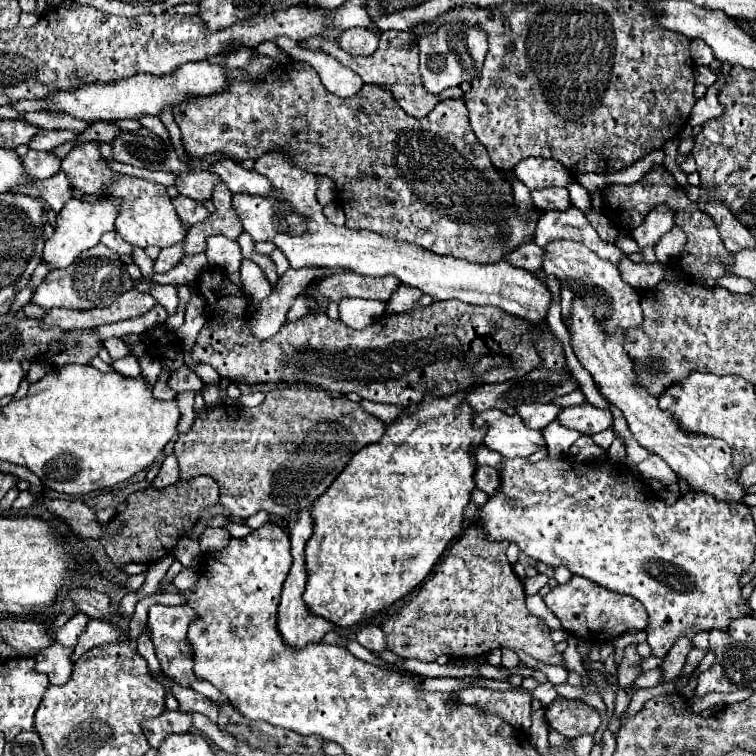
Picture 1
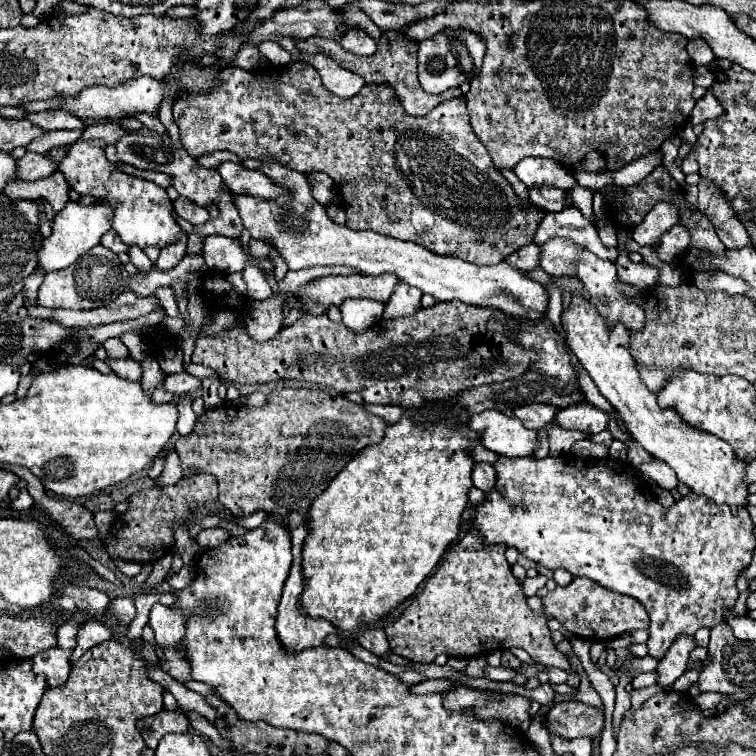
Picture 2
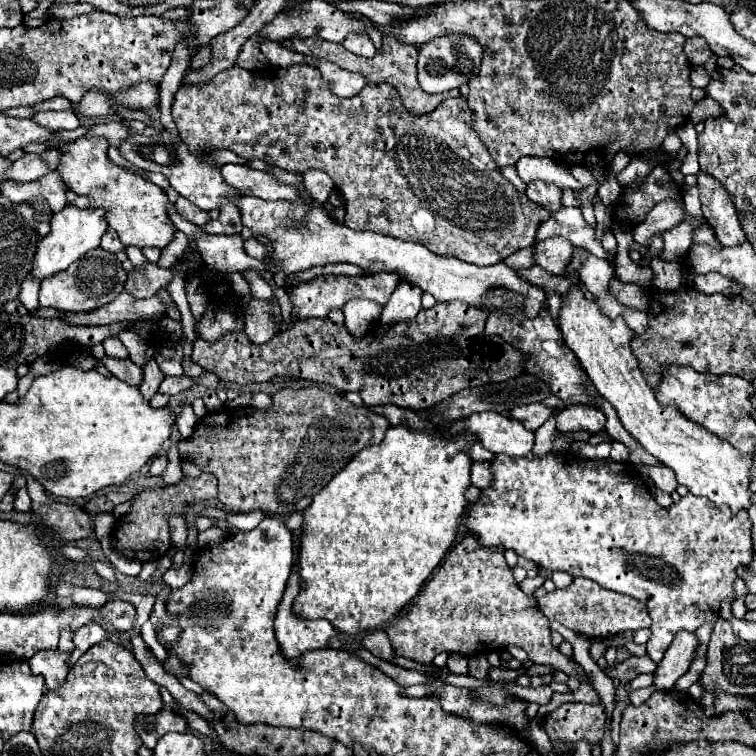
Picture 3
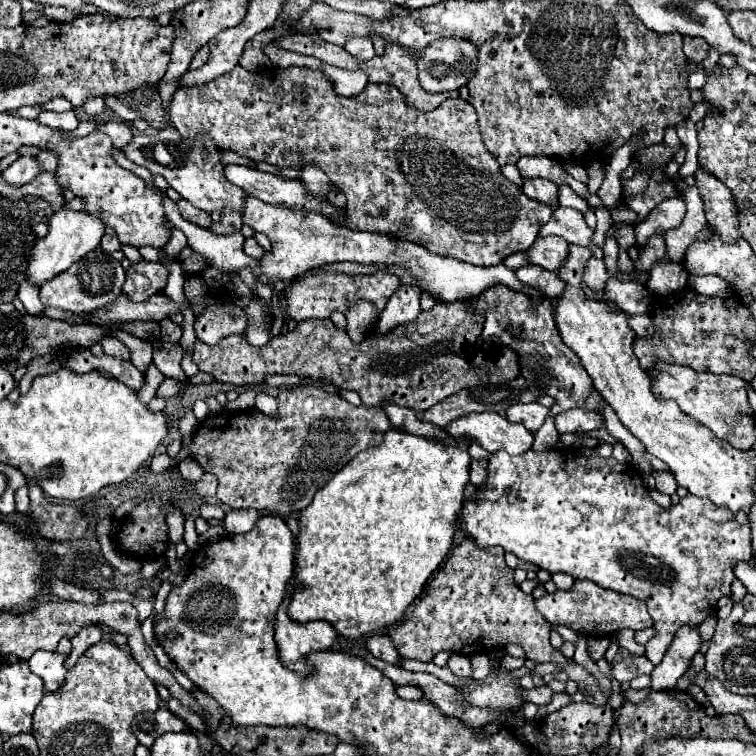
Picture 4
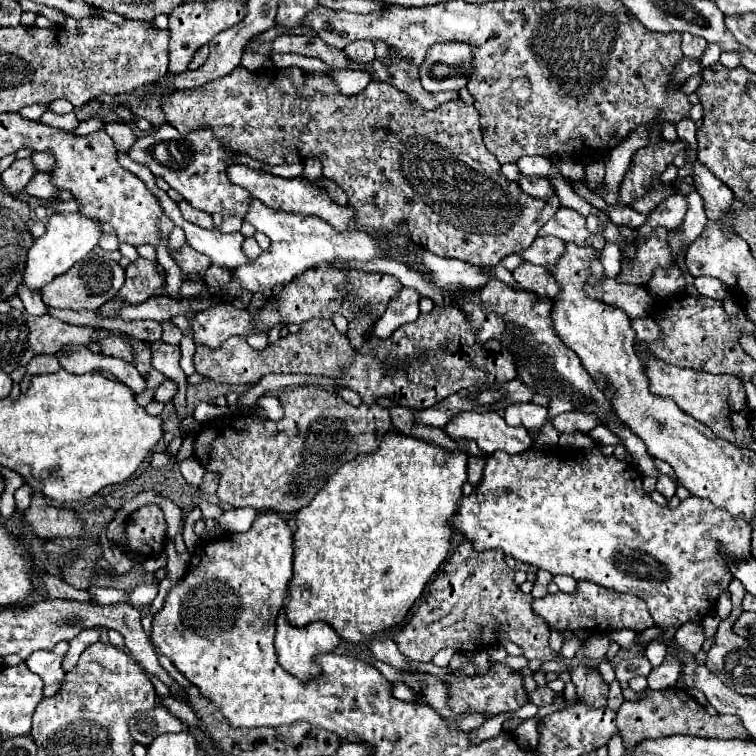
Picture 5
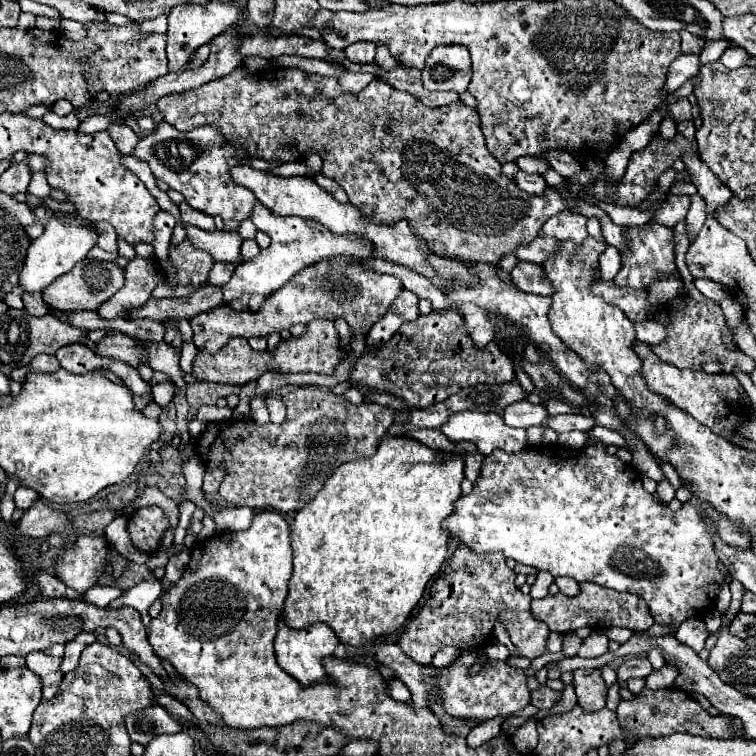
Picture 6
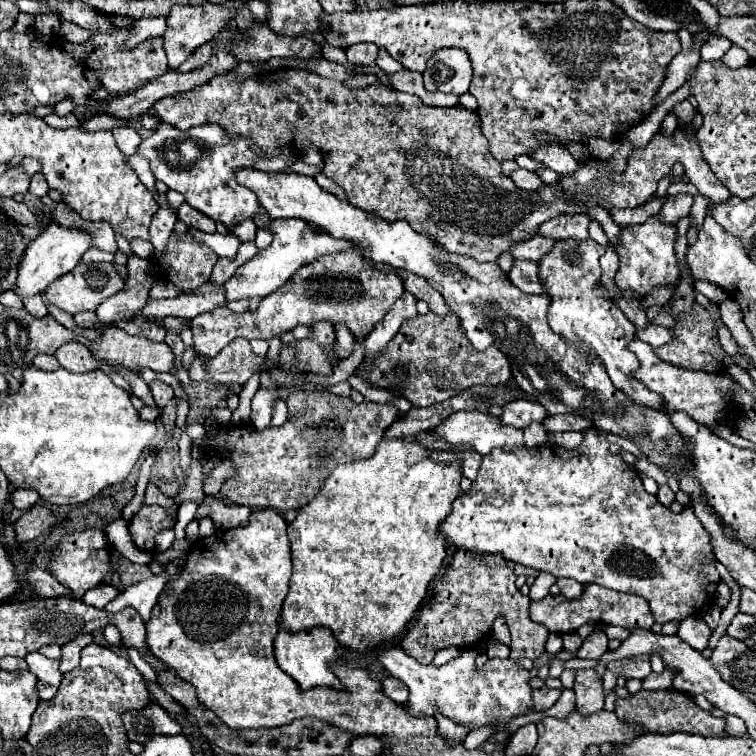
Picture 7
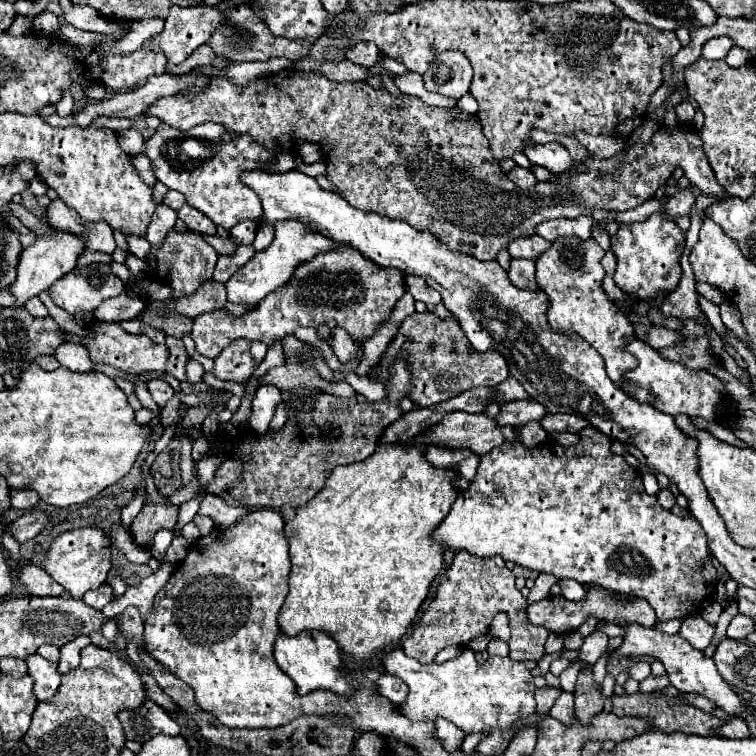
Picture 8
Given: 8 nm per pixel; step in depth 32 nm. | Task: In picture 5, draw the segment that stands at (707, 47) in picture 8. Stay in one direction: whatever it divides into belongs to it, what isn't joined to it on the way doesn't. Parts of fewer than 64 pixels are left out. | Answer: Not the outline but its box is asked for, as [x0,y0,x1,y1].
[700,46,720,68]

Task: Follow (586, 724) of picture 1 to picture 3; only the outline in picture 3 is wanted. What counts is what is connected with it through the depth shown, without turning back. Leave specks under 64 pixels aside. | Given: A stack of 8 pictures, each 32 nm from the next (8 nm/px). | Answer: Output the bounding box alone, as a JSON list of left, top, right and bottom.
[544,702,606,744]

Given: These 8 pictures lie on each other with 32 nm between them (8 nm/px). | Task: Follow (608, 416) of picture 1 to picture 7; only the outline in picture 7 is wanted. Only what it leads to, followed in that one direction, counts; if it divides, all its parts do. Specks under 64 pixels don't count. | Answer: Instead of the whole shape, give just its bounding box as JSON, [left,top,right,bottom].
[544,414,592,432]

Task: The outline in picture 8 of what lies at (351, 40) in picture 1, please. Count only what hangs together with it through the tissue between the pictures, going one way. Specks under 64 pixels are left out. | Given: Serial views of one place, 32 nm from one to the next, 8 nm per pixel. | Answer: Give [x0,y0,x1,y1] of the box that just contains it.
[346,42,378,66]

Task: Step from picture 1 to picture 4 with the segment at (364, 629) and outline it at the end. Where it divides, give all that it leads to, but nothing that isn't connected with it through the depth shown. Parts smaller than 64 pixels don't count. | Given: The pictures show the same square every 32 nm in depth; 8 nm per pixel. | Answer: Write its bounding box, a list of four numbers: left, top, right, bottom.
[366,634,398,664]

